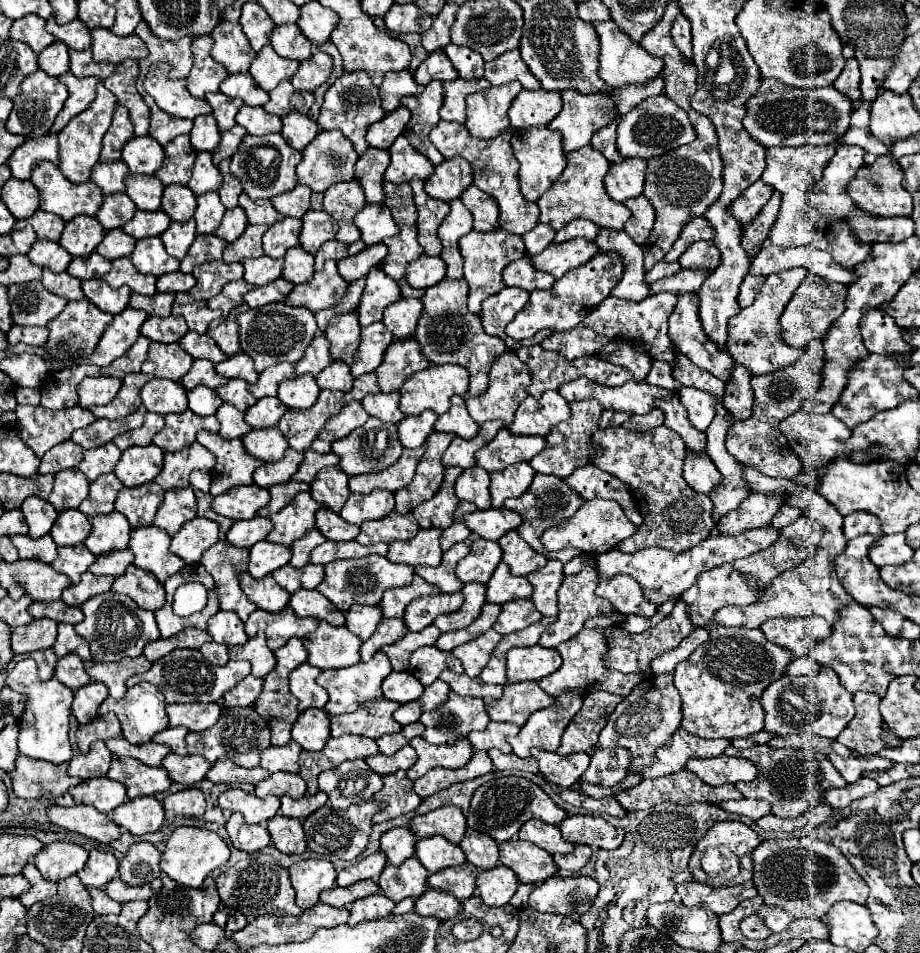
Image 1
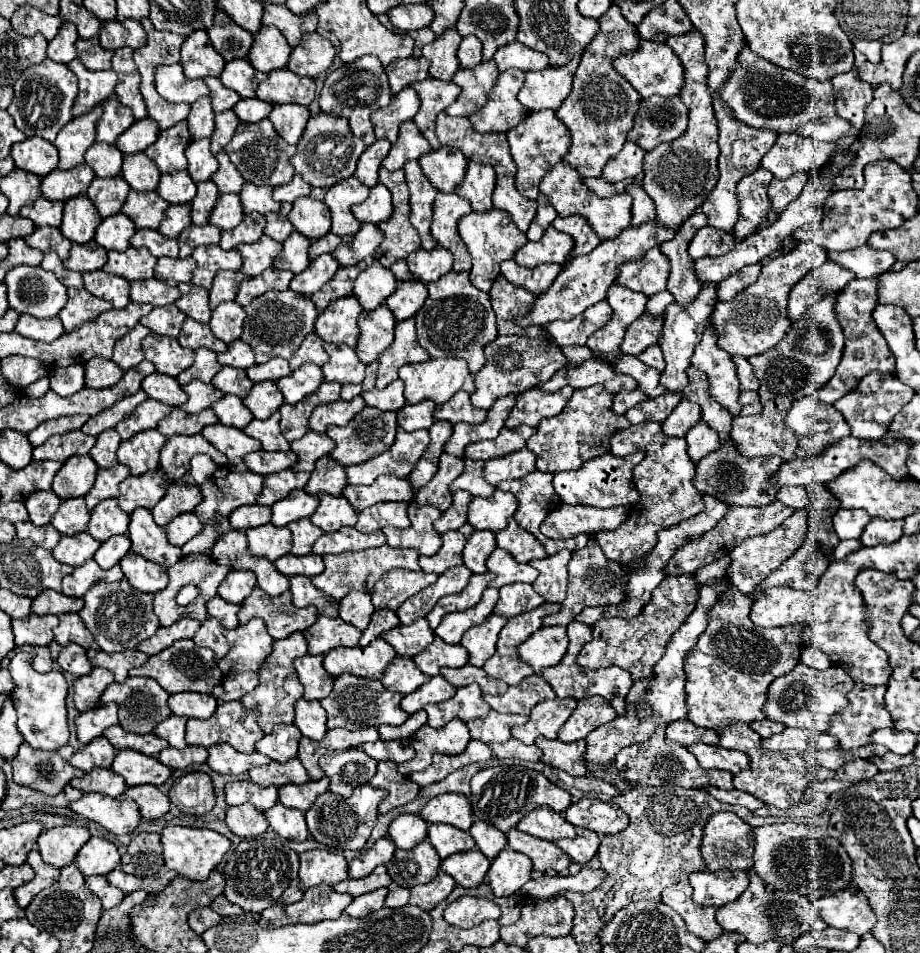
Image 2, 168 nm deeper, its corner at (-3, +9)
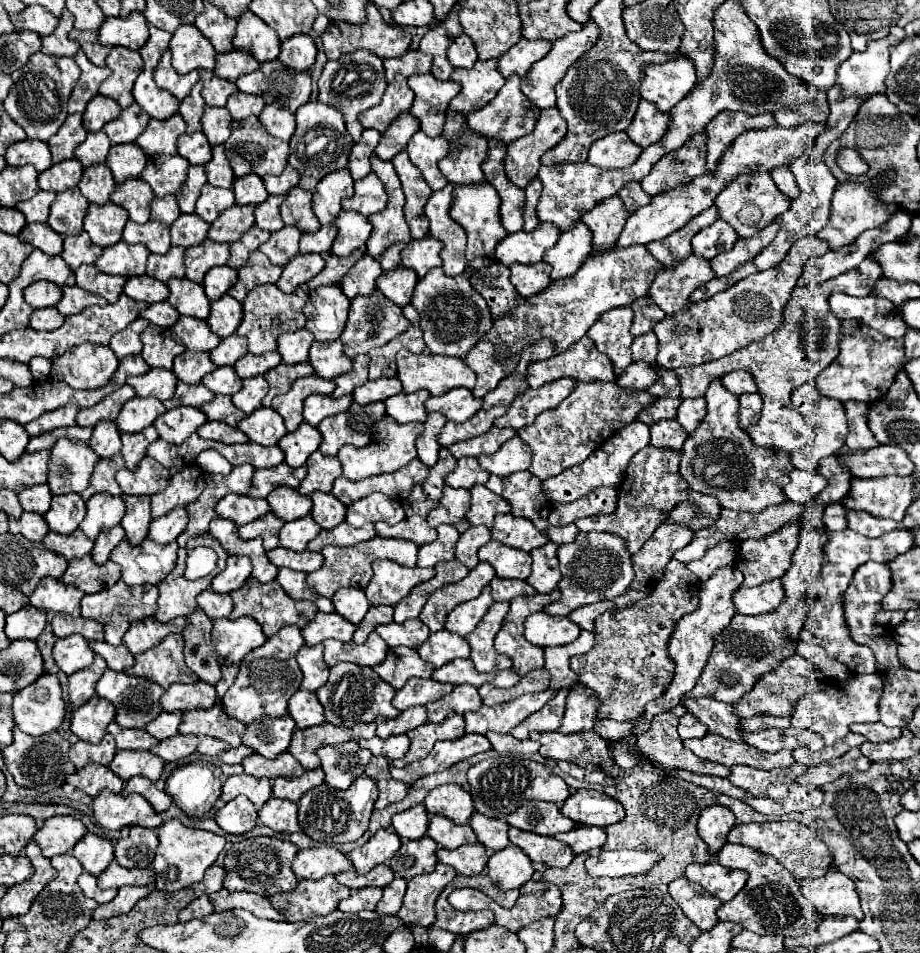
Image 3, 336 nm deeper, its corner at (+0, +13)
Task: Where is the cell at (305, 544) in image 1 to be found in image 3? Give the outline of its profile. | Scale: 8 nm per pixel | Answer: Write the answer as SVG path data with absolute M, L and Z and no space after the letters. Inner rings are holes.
M305 515L297 521L289 521L281 527L279 541L281 547L291 549L291 551L303 551L307 549L307 543L321 531L321 527L313 521L311 515Z

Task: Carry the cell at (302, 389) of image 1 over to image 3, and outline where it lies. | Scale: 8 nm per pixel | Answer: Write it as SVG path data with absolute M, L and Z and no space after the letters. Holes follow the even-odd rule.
M279 363L275 369L267 371L265 379L269 383L269 393L263 399L263 407L271 407L273 397L277 397L281 393L287 393L291 389L291 383L295 383L295 379L311 377L311 375L313 375L311 363L297 363L297 365Z

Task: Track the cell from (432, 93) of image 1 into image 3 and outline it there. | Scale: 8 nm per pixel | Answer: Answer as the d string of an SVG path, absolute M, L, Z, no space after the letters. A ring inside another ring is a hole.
M431 73L409 77L409 87L415 91L415 101L409 109L419 119L421 131L429 137L439 137L445 125L449 101L459 93L459 83L439 81Z

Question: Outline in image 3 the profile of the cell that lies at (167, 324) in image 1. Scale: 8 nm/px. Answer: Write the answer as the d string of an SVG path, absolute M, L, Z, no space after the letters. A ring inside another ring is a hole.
M163 301L163 303L149 305L145 311L141 311L141 317L147 319L149 323L153 323L153 325L159 325L159 327L167 329L179 319L179 313L177 313L175 307L171 307L167 301Z

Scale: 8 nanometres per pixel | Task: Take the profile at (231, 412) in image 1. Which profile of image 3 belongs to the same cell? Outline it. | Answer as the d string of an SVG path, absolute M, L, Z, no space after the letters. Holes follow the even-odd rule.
M215 395L215 399L211 403L205 403L201 407L201 411L207 415L207 419L211 421L223 421L231 427L237 427L237 423L245 417L243 411L239 411L229 395Z

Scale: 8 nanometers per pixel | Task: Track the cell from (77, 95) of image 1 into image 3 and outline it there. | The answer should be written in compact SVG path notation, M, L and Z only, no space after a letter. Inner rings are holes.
M77 51L75 63L81 67L81 77L69 97L69 113L83 113L87 103L99 93L101 81L105 81L111 75L109 67L97 67L93 65L83 51Z

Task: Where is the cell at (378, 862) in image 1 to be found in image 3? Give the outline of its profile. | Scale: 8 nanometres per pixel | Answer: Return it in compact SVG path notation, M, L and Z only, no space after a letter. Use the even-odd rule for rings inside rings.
M379 829L363 847L357 847L349 853L349 859L359 875L369 873L379 863L389 863L389 859L399 851L401 839L397 833Z

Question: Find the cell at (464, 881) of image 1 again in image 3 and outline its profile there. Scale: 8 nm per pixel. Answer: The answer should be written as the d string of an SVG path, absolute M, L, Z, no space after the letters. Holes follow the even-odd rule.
M473 843L473 845L463 845L455 851L437 849L437 861L451 865L457 871L457 875L471 877L471 875L479 875L485 869L489 857L481 843Z

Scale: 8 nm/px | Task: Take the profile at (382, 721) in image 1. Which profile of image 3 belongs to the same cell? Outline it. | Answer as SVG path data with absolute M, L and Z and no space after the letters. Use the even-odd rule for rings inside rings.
M339 663L331 667L329 681L317 691L317 697L325 709L325 719L333 725L343 725L343 727L375 721L379 715L397 717L401 713L391 705L395 689L389 683L385 683L371 667L361 667L353 663Z

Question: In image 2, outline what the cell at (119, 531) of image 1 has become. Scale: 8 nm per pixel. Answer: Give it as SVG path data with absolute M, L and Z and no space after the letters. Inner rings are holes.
M104 499L90 511L88 533L94 539L104 543L106 539L110 539L114 535L128 533L128 523L130 523L130 515L118 507L118 501Z

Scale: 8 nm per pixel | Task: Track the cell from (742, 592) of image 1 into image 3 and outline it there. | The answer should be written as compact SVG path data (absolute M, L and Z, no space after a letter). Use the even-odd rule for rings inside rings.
M839 453L825 457L819 465L819 475L827 479L827 487L819 493L819 497L811 501L811 505L805 511L805 523L799 533L799 545L793 553L791 567L781 577L785 589L785 601L771 613L763 613L755 617L747 617L747 615L743 617L737 613L731 619L731 623L723 631L719 631L719 635L715 635L707 665L703 667L703 673L695 689L689 691L683 697L683 701L693 697L713 697L713 699L721 699L723 703L735 705L739 699L743 699L747 691L751 691L751 685L755 685L765 673L773 671L775 667L779 667L781 661L785 661L795 653L795 647L799 645L799 633L809 611L805 591L811 587L811 583L815 583L815 579L819 579L819 571L823 565L823 525L825 525L821 523L823 511L827 505L841 501L849 491L851 475L845 467L839 465L837 455Z

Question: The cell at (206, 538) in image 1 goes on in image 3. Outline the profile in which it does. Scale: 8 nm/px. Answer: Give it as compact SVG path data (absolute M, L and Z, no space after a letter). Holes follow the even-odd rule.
M175 507L169 515L151 521L149 537L151 537L155 543L167 545L167 543L175 541L175 539L183 533L183 529L187 527L187 523L189 523L187 509L185 509L185 507Z

